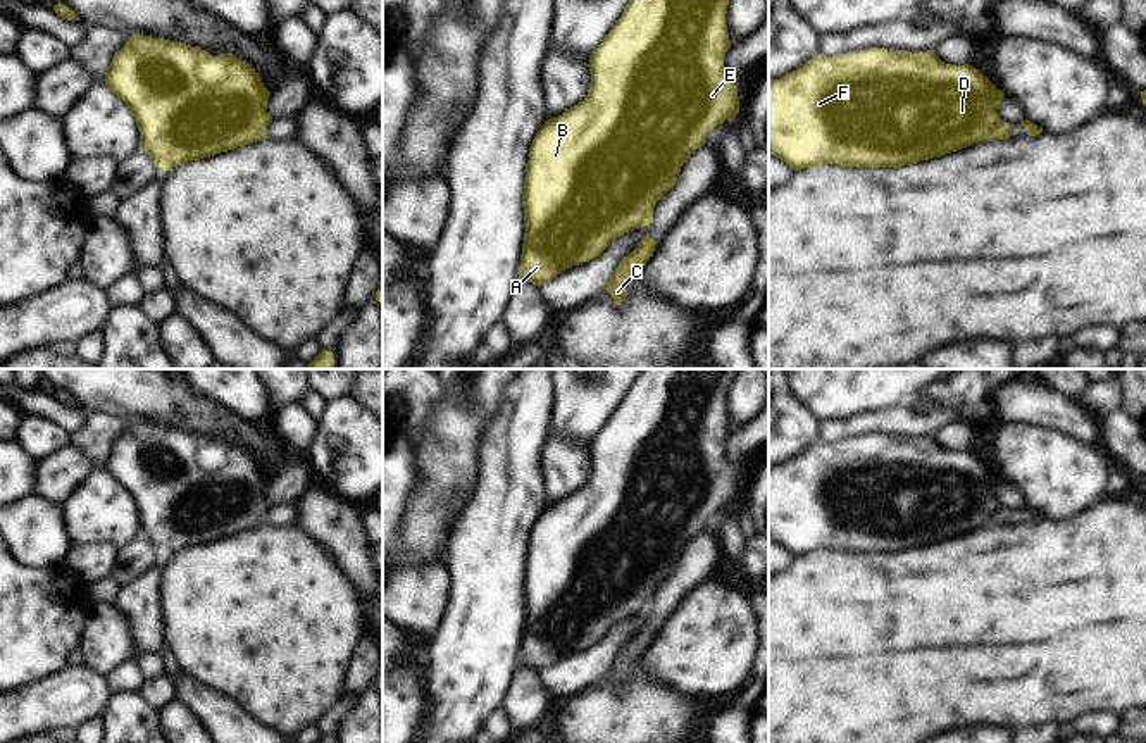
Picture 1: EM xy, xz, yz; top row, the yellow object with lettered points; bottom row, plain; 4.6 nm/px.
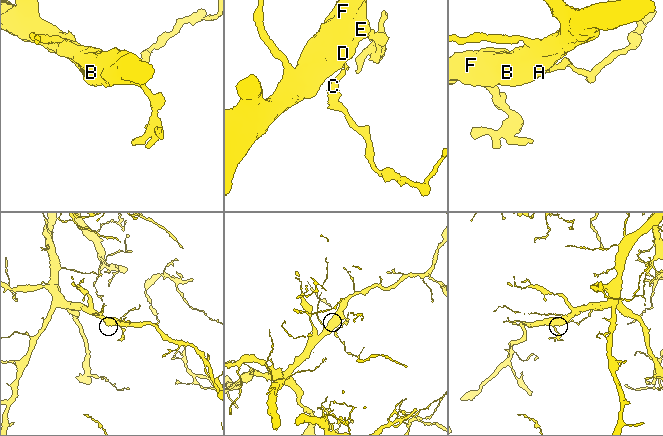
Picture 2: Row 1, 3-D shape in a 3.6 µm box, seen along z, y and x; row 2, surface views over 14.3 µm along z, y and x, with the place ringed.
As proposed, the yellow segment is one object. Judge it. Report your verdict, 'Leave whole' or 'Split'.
Split.

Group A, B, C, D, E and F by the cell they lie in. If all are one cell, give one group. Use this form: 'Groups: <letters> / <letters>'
Groups: A B D E F / C.

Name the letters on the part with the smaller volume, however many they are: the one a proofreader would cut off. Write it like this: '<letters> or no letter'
C

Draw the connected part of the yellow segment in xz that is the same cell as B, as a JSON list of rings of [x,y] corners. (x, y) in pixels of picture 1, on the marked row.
[[[629,0],[622,16],[589,55],[588,67],[591,74],[591,86],[584,100],[567,109],[562,116],[548,119],[529,147],[522,191],[526,233],[520,253],[519,281],[533,283],[539,288],[545,281],[562,271],[598,257],[617,236],[645,226],[645,221],[653,212],[657,202],[676,184],[682,164],[696,148],[705,145],[707,133],[722,124],[726,119],[731,122],[734,121],[739,114],[738,86],[724,71],[724,55],[731,48],[726,24],[727,5],[729,0]]]

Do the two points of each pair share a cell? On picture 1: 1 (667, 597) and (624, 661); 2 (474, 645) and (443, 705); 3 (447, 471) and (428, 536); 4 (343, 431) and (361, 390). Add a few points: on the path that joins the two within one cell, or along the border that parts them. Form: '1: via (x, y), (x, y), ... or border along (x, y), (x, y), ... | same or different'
1: via (657, 612), (636, 645) | same
2: via (471, 661), (466, 683), (459, 690) | same
3: via (442, 487), (428, 521) | same
4: border along (348, 395), (364, 407) | different

